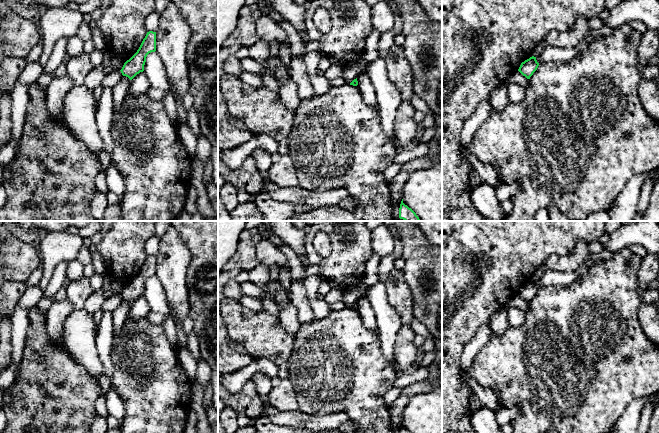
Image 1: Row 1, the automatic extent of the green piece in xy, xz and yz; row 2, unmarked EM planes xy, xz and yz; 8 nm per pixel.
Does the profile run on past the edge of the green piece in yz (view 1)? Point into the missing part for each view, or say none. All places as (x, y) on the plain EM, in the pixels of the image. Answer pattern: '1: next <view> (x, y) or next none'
1: next none

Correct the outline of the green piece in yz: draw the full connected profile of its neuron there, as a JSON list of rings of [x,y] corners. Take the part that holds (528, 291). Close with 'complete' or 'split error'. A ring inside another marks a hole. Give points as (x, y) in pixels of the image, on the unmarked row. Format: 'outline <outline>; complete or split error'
outline [[[532,280],[521,287],[518,295],[527,303],[530,303],[533,297],[537,294],[538,290],[539,287],[537,286],[536,281]]]; complete

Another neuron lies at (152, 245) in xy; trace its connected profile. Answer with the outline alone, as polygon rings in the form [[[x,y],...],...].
[[[153,235],[146,243],[145,243],[145,252],[147,256],[153,255],[156,256],[156,254],[159,251],[159,242],[160,238],[156,235]]]

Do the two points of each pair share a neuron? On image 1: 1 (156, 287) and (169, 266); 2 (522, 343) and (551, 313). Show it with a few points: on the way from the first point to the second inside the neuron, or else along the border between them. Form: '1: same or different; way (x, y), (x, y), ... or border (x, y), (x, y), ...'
1: different; border (155, 275), (163, 287), (168, 303)
2: same; way (529, 336), (545, 320)

